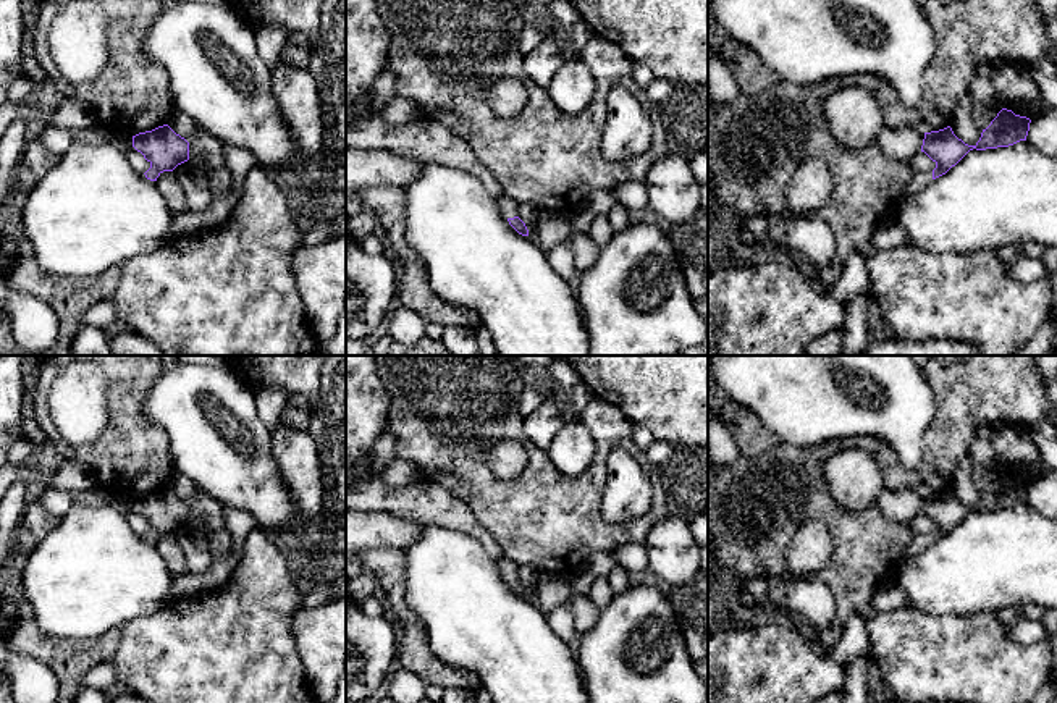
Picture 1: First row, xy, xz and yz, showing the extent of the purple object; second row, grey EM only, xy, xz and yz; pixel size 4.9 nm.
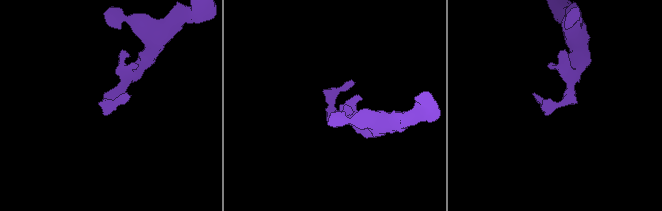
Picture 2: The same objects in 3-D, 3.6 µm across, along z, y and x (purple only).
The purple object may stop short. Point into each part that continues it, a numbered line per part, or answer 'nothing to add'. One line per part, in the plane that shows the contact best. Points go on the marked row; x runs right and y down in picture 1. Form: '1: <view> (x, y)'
1: xz (508, 206)

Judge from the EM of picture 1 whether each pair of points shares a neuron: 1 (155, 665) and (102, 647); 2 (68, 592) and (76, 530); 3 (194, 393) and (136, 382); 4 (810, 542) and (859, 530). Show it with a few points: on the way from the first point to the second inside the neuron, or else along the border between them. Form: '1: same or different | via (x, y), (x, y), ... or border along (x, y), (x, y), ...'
1: different | border along (122, 627), (120, 645), (110, 658)
2: same | via (76, 577), (76, 545)
3: different | border along (160, 372), (143, 404), (152, 424)
4: different | border along (810, 517), (831, 537), (831, 558), (816, 572)

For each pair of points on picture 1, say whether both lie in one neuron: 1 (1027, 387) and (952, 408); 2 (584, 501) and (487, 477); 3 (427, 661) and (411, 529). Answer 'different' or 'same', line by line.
1: same
2: same
3: different

